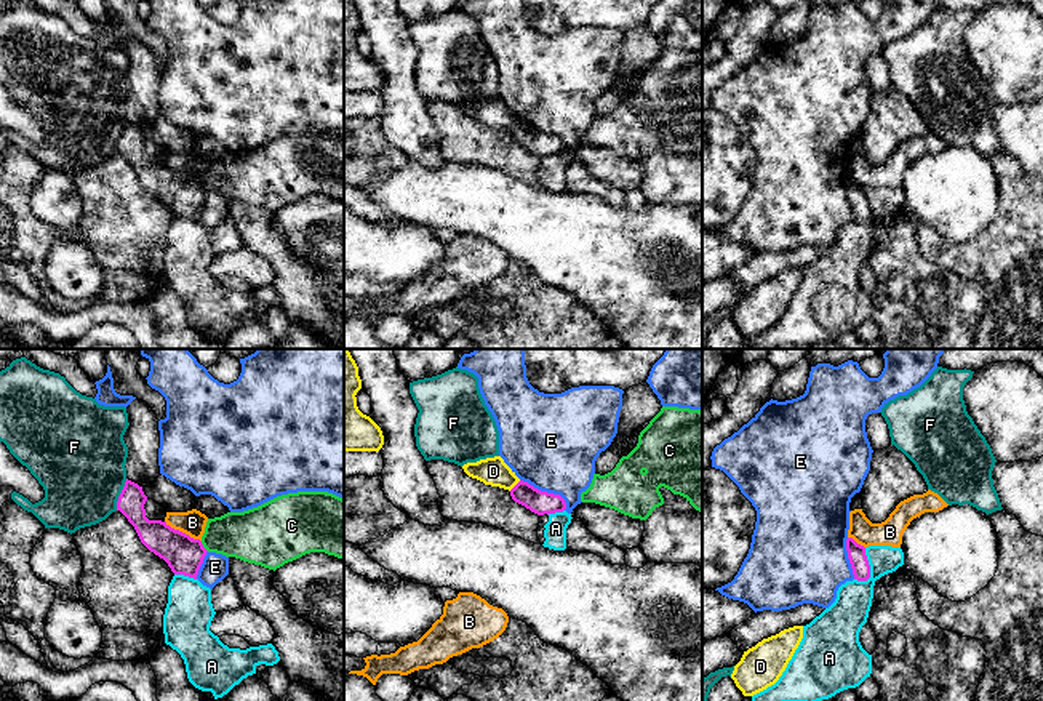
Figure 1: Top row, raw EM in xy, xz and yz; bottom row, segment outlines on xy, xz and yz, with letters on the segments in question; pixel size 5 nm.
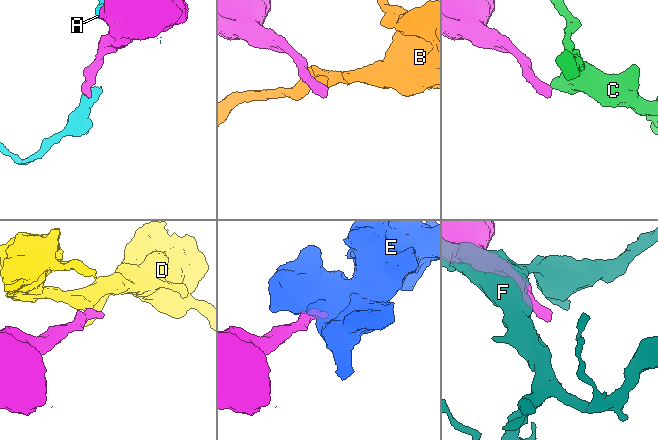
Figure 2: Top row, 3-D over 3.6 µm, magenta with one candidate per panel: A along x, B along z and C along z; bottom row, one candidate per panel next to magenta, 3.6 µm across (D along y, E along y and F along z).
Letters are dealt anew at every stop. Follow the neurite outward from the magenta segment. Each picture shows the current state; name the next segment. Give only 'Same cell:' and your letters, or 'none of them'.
Same cell: none of them

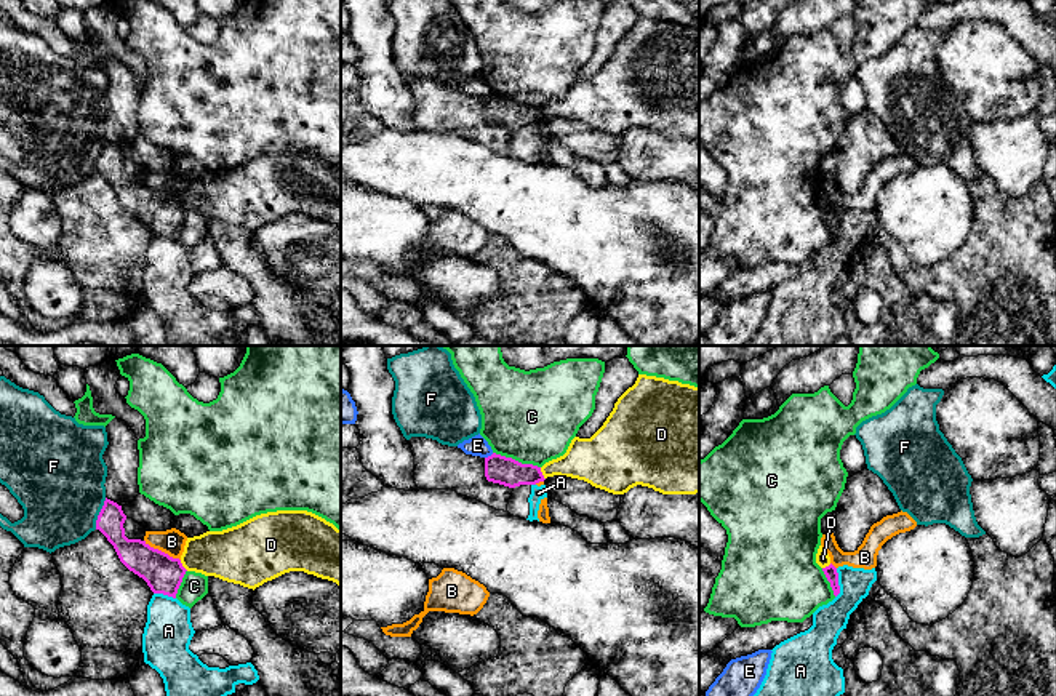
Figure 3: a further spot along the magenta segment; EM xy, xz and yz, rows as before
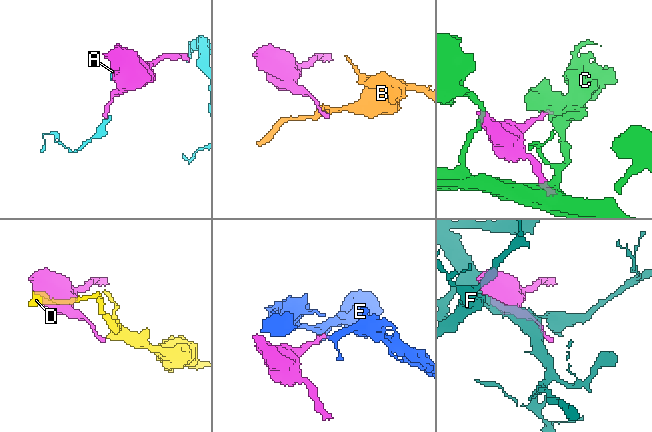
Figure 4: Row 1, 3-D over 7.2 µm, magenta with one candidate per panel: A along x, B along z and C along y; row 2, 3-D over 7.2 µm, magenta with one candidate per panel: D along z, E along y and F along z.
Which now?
Same cell: none of them

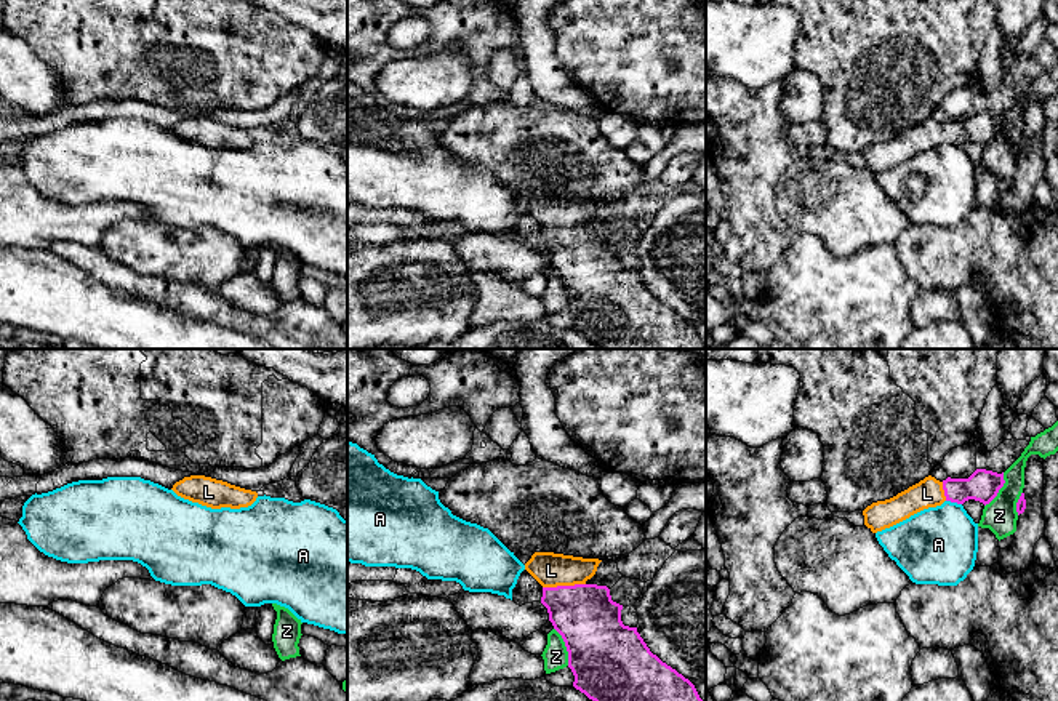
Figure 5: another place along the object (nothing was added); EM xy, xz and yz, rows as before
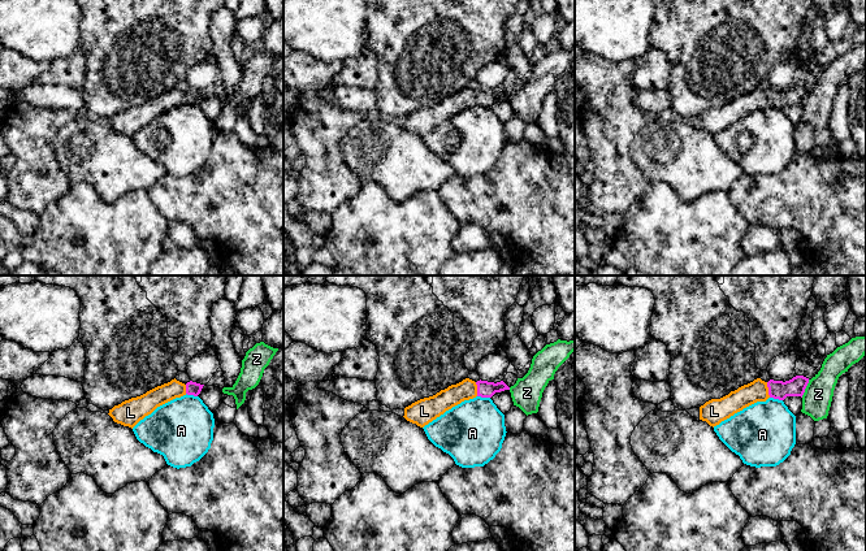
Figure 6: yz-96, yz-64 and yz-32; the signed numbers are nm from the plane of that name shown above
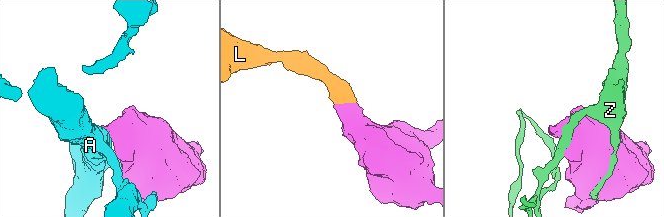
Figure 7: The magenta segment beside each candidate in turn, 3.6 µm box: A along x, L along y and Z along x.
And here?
Same cell: L

